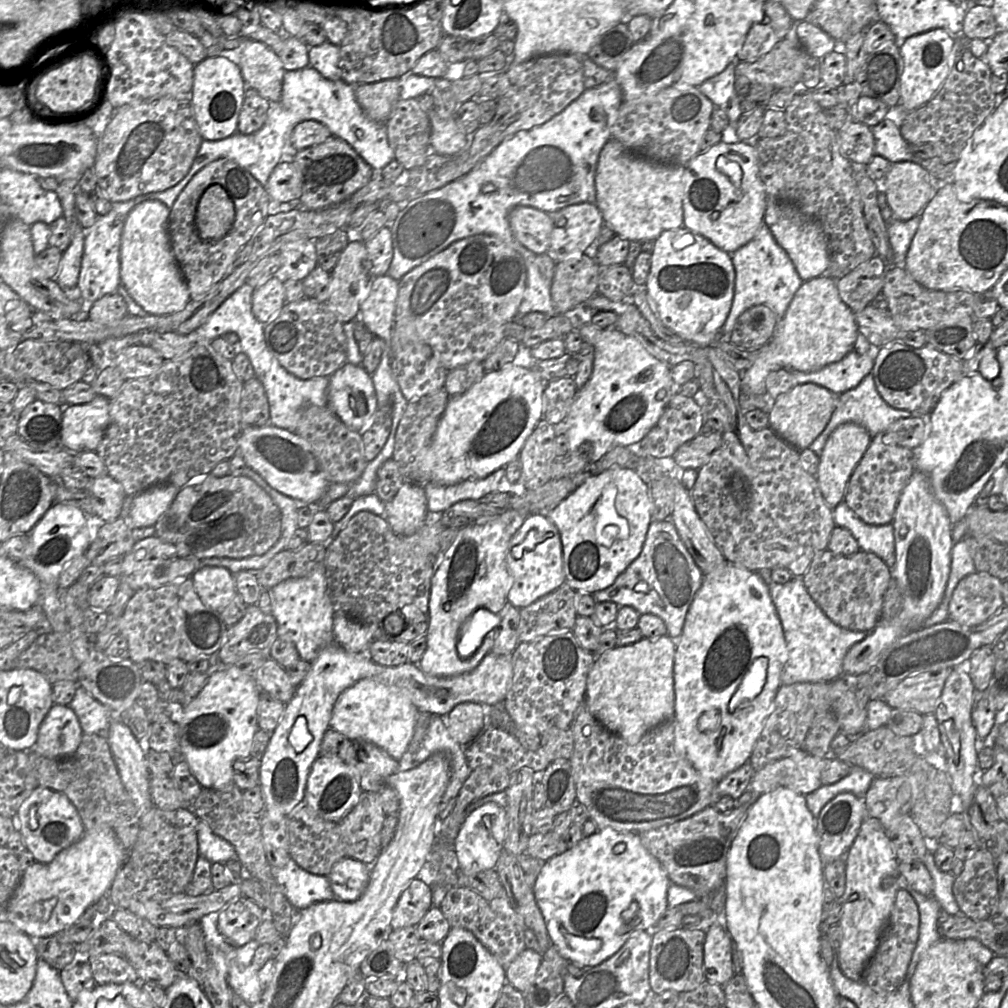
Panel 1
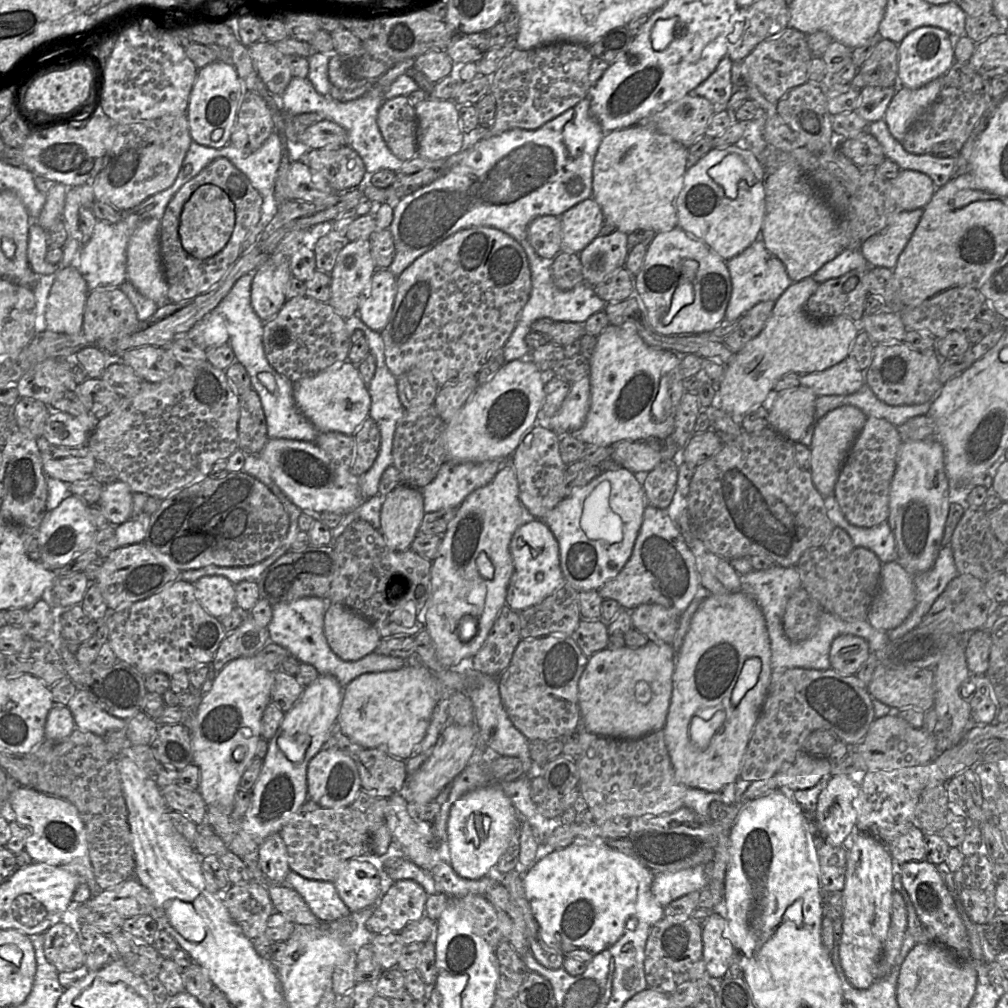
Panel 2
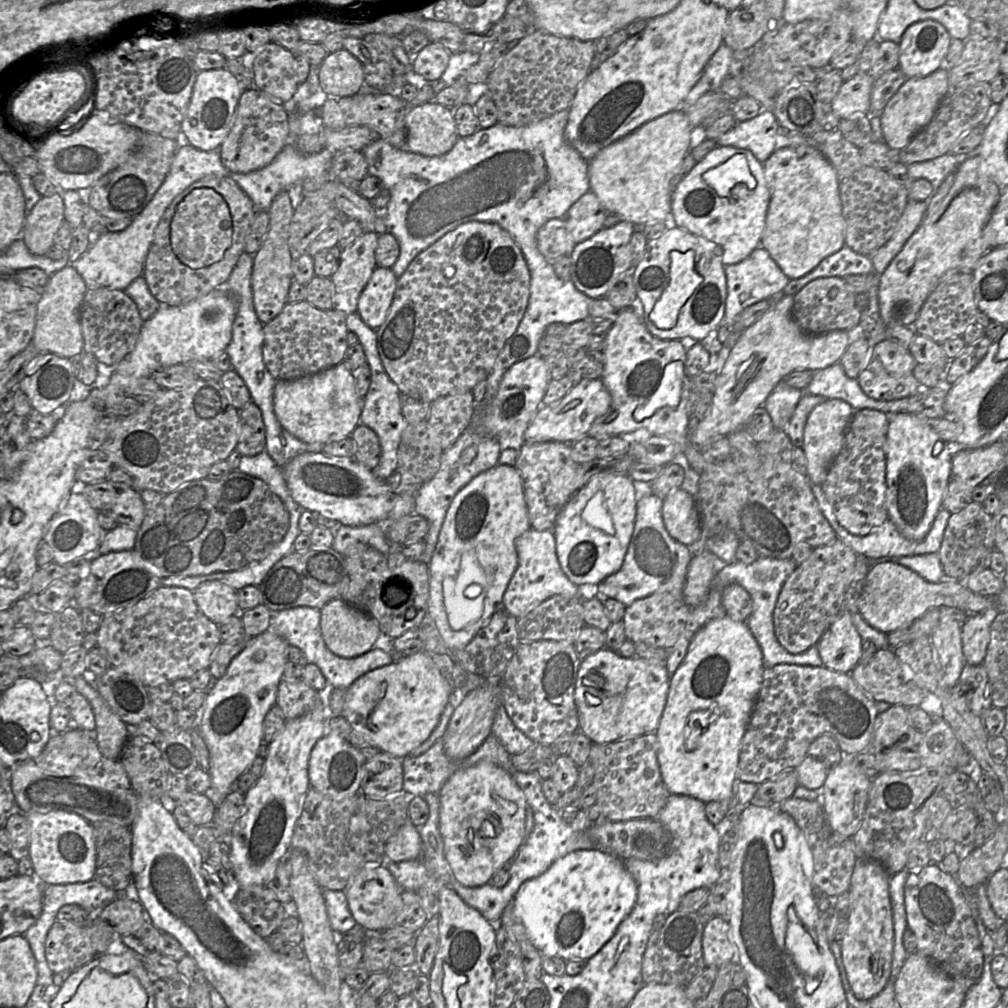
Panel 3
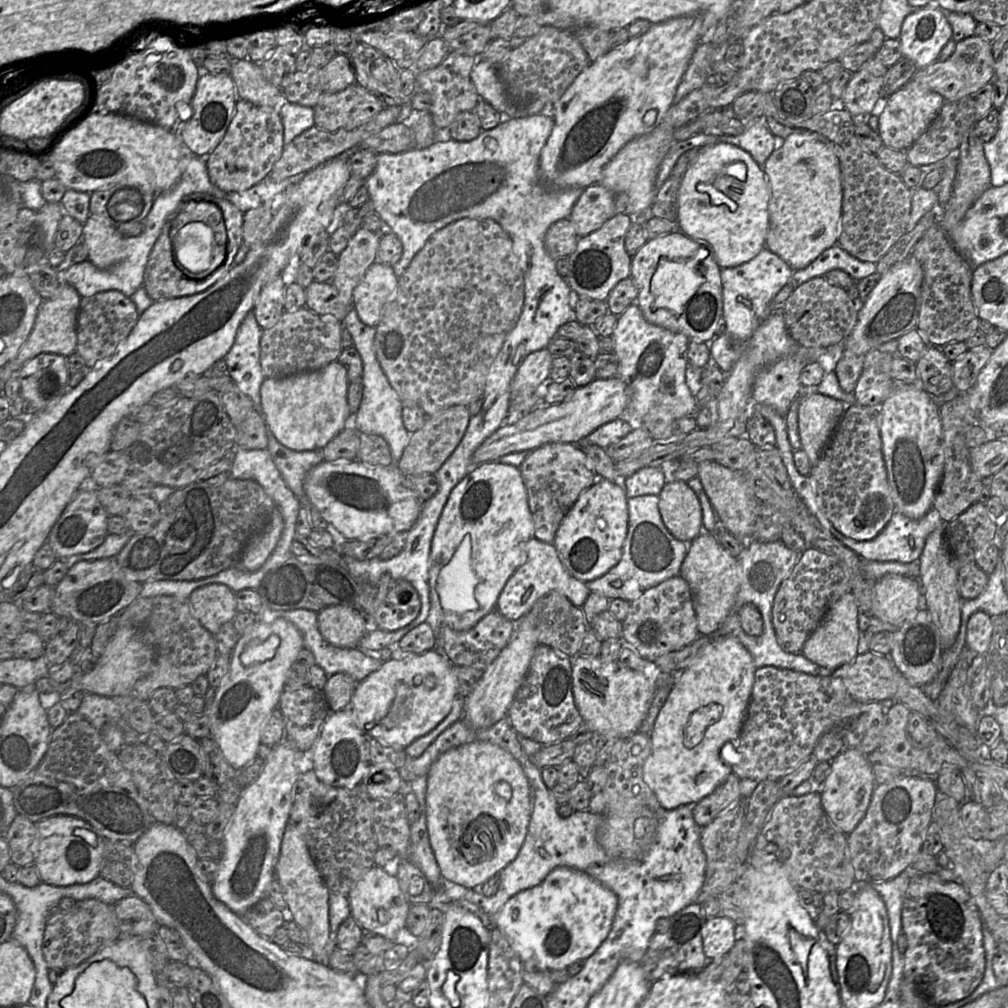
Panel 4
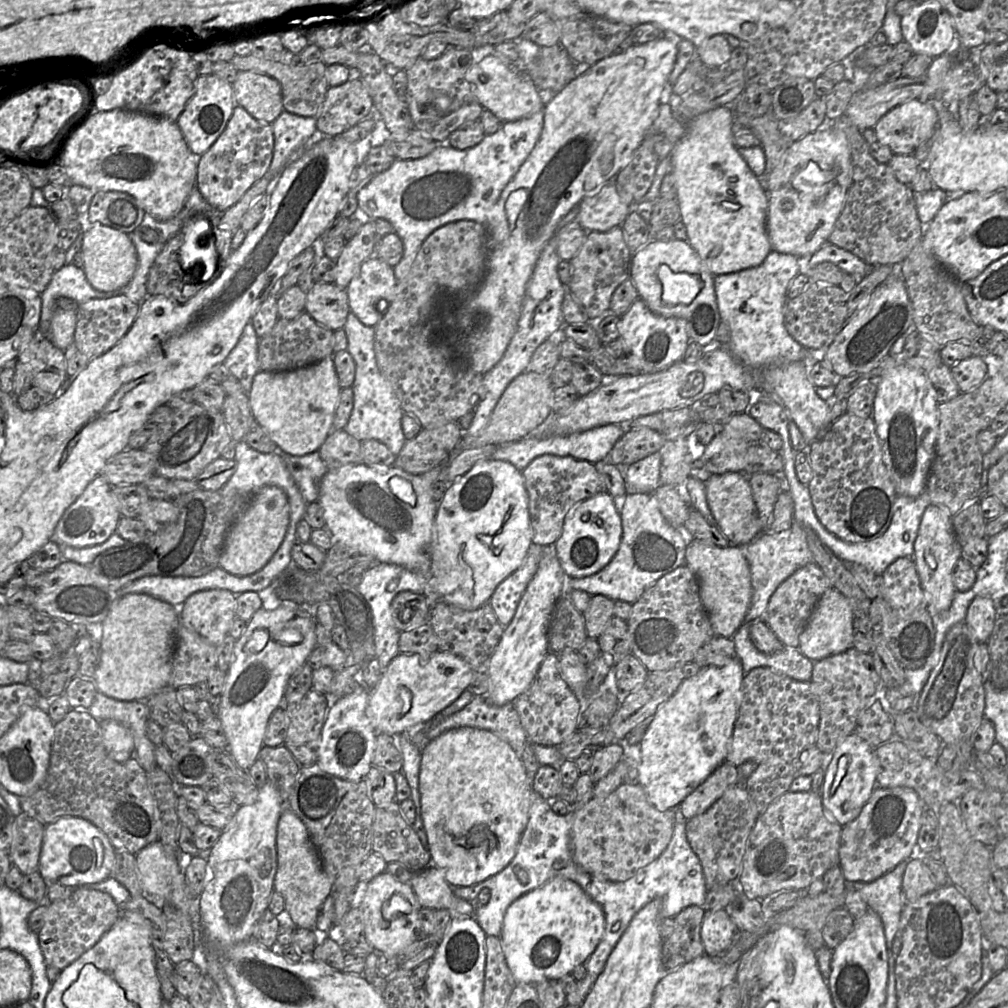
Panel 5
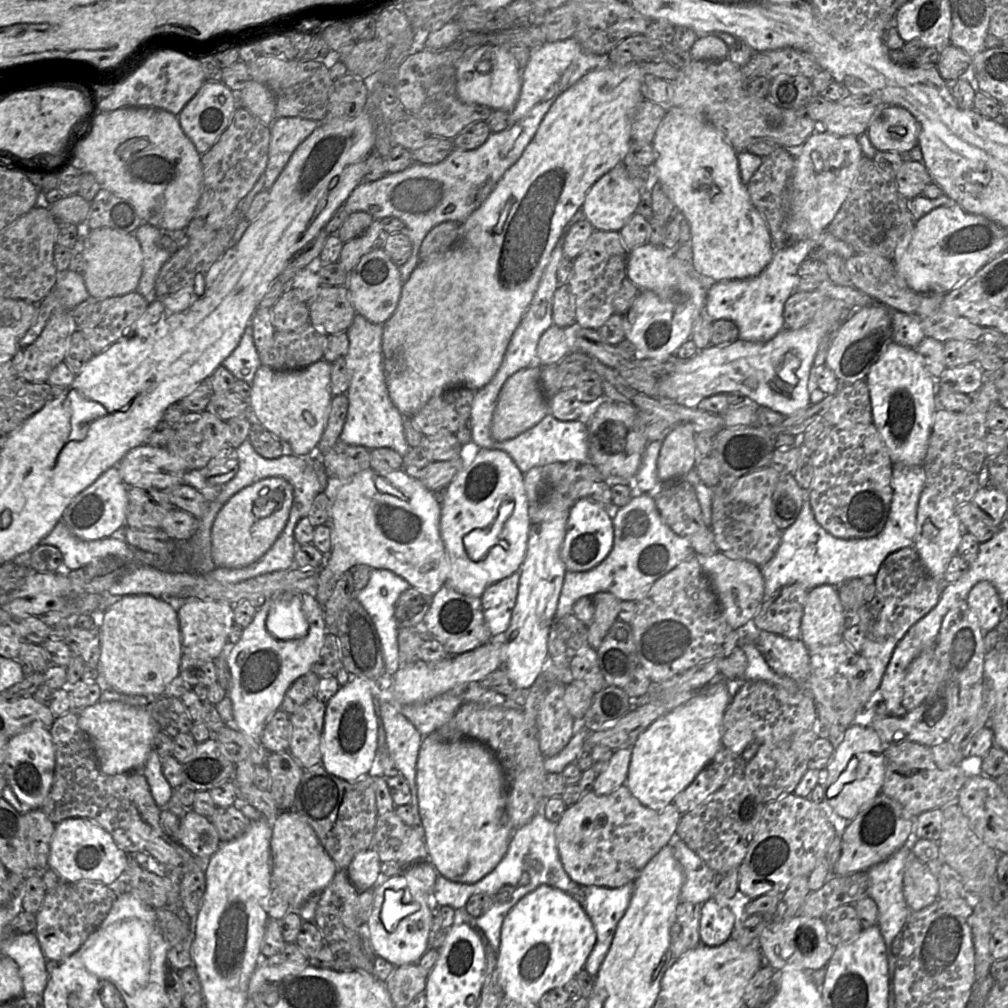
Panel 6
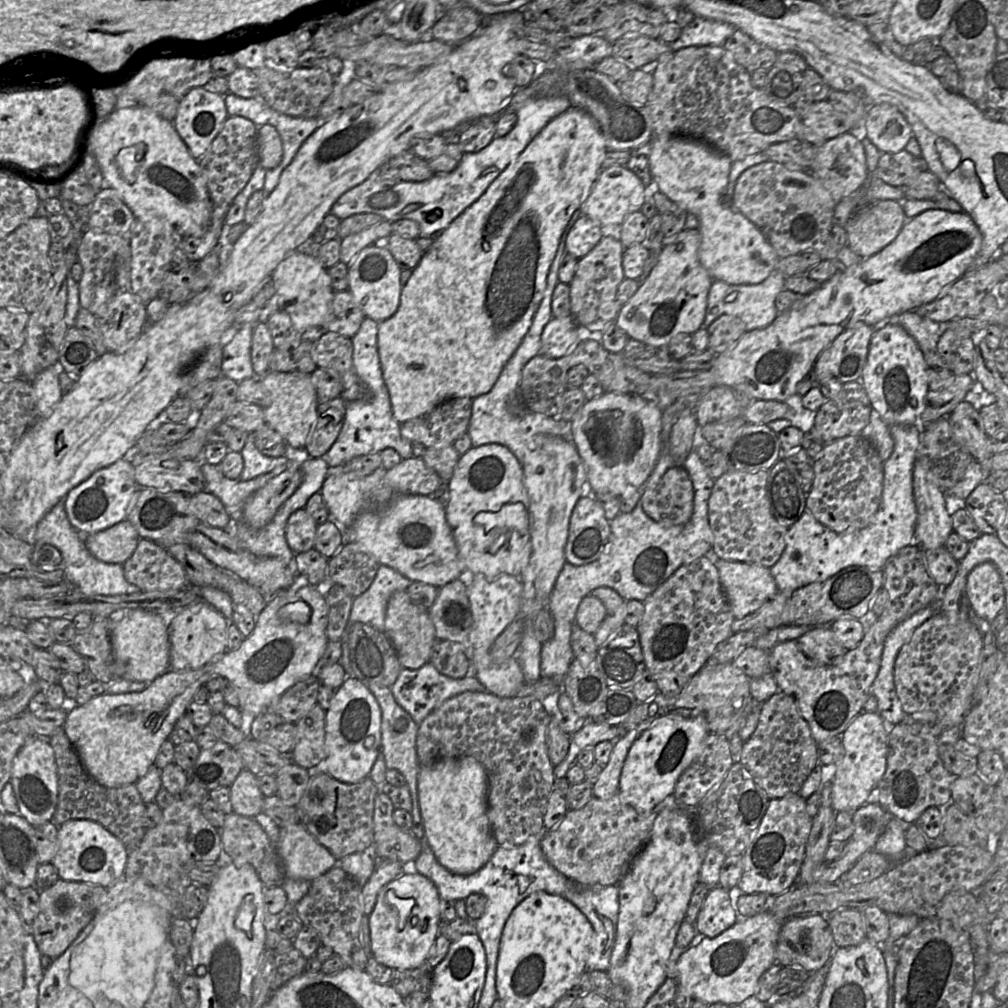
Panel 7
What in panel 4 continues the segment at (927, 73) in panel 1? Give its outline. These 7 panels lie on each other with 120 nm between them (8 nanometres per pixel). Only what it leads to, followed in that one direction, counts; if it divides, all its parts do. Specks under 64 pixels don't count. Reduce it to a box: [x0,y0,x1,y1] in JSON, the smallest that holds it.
[900,3,952,69]

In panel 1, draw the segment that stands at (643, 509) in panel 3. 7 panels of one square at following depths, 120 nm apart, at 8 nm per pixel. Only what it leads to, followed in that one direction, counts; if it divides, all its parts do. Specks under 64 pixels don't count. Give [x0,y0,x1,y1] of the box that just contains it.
[592,521,703,641]

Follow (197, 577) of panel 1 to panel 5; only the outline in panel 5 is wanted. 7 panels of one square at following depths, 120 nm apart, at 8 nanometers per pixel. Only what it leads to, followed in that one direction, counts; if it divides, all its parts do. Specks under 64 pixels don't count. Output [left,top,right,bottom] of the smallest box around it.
[180,590,236,646]

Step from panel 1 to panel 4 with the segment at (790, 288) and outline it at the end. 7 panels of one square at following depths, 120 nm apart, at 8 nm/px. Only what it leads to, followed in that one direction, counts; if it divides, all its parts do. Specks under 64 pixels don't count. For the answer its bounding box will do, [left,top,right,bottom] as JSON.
[711,247,793,375]

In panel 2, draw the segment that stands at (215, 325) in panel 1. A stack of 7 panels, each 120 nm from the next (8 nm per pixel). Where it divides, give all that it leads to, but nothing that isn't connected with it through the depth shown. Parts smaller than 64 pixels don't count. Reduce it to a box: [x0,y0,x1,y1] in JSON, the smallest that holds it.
[213,273,320,442]

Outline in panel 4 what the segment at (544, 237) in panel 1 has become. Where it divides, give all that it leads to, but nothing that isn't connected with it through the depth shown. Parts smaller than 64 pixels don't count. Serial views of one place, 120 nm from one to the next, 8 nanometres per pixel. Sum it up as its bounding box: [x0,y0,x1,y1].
[545,218,579,260]

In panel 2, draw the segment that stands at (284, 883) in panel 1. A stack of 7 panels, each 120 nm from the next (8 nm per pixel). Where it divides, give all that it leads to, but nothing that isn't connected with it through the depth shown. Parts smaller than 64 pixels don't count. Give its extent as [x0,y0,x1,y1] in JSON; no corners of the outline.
[285,871,351,923]

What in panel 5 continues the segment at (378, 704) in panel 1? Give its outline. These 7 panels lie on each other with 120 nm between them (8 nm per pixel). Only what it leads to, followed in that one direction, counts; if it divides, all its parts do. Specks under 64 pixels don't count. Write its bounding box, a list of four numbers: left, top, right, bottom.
[366,649,475,735]

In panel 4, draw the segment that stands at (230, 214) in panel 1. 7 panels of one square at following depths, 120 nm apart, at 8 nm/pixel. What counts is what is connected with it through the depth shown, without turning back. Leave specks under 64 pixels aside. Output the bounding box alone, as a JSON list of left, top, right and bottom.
[169,199,228,278]

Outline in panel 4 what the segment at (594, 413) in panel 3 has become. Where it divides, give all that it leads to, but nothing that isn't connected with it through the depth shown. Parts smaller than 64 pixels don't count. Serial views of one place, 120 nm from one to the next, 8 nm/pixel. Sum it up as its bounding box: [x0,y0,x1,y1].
[473,376,628,465]

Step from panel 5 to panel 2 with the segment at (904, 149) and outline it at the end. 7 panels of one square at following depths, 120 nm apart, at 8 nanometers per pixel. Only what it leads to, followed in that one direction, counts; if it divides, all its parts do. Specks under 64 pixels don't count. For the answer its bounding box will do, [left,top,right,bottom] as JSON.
[883,77,942,140]

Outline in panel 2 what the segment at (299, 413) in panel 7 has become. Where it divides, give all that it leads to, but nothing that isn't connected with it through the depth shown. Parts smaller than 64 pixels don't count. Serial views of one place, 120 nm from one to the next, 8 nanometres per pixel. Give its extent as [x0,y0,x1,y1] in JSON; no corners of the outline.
[293,360,371,435]

